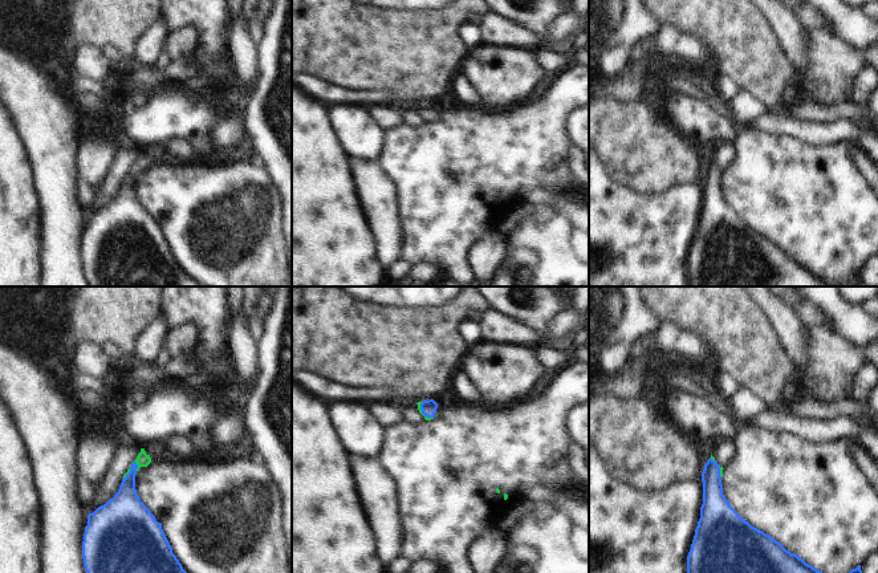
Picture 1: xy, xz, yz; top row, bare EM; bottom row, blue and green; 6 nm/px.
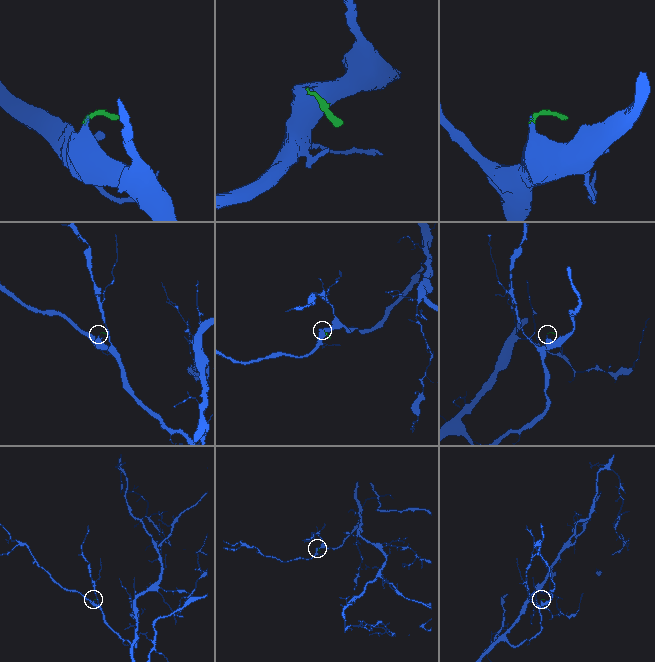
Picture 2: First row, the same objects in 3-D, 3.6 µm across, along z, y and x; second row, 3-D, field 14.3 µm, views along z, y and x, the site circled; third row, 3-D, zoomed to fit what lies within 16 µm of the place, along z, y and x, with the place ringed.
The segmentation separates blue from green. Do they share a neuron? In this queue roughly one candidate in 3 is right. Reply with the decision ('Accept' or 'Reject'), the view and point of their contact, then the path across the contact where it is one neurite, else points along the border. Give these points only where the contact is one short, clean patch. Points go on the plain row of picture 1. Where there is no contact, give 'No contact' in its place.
Accept. Touches blue at xy (130, 173). Path across: xy (126, 214), (130, 173), (134, 165), (142, 162)

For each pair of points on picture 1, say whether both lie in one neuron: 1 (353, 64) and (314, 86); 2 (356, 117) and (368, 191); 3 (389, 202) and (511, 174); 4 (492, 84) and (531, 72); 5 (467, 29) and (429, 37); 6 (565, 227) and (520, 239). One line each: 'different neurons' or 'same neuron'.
1: different neurons
2: different neurons
3: different neurons
4: same neuron
5: different neurons
6: same neuron

